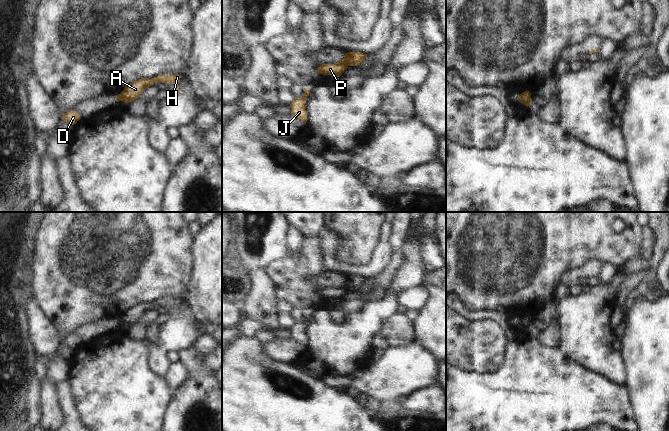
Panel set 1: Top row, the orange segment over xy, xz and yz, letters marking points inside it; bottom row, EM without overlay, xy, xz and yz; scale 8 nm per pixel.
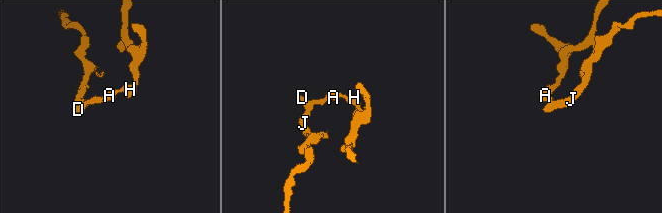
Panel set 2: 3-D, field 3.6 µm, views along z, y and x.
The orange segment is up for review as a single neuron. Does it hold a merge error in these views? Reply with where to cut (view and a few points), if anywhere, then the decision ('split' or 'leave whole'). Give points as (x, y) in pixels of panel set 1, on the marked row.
cut xz (342, 60), (347, 66); split

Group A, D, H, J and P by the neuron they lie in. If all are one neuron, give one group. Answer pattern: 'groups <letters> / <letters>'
groups A H / D J P

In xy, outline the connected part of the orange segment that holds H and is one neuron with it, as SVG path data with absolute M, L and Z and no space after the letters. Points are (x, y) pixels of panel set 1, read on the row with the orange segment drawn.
M164 74L158 75L157 77L151 79L141 78L128 84L124 90L118 95L120 101L125 103L130 103L139 98L139 95L148 87L152 86L156 82L174 84L178 82L183 76L182 75L172 75L166 76Z

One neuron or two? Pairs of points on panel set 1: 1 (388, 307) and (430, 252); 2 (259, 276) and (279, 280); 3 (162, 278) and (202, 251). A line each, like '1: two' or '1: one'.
1: two
2: two
3: two

